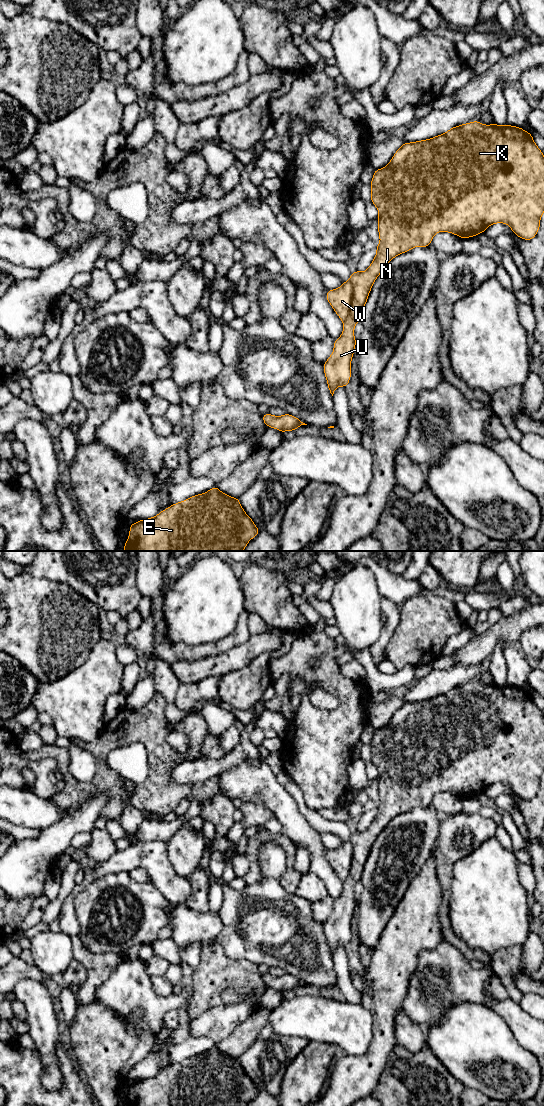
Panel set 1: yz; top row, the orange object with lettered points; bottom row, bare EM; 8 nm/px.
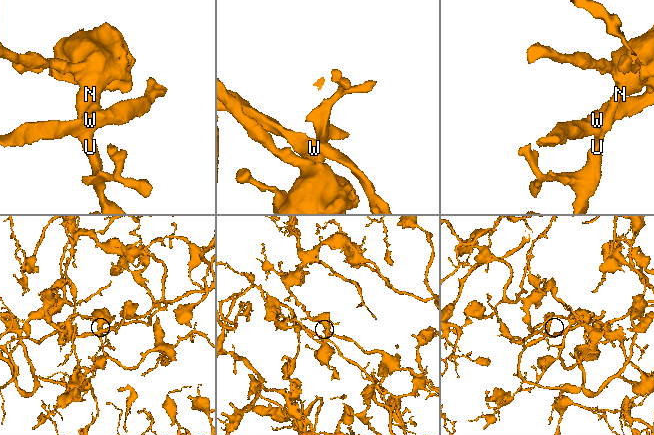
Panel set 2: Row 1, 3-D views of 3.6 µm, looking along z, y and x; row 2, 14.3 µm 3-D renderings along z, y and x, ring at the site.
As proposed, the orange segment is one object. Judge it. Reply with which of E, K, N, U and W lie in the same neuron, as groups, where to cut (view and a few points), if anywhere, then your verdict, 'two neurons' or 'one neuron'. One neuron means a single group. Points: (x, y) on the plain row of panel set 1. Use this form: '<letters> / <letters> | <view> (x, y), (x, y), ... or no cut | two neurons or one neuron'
E K N U / W | yz (349, 839), (352, 845), (352, 866), (351, 873), (343, 881) | two neurons

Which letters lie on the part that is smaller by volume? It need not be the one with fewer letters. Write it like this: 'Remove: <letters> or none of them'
Remove: W

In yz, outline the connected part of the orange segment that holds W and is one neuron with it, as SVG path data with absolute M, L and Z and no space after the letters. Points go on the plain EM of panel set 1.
M350 840L339 848L328 850L326 858L342 881L351 874L353 846Z

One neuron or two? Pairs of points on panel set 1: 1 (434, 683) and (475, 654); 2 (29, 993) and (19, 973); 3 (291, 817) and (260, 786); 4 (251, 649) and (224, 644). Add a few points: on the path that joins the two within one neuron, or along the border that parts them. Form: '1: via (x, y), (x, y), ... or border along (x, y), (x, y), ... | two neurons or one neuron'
1: border along (480, 662), (453, 665) | two neurons
2: border along (43, 983), (29, 979), (20, 979), (12, 991) | two neurons
3: via (283, 809), (268, 794) | one neuron
4: border along (251, 635), (245, 641), (212, 655) | two neurons

